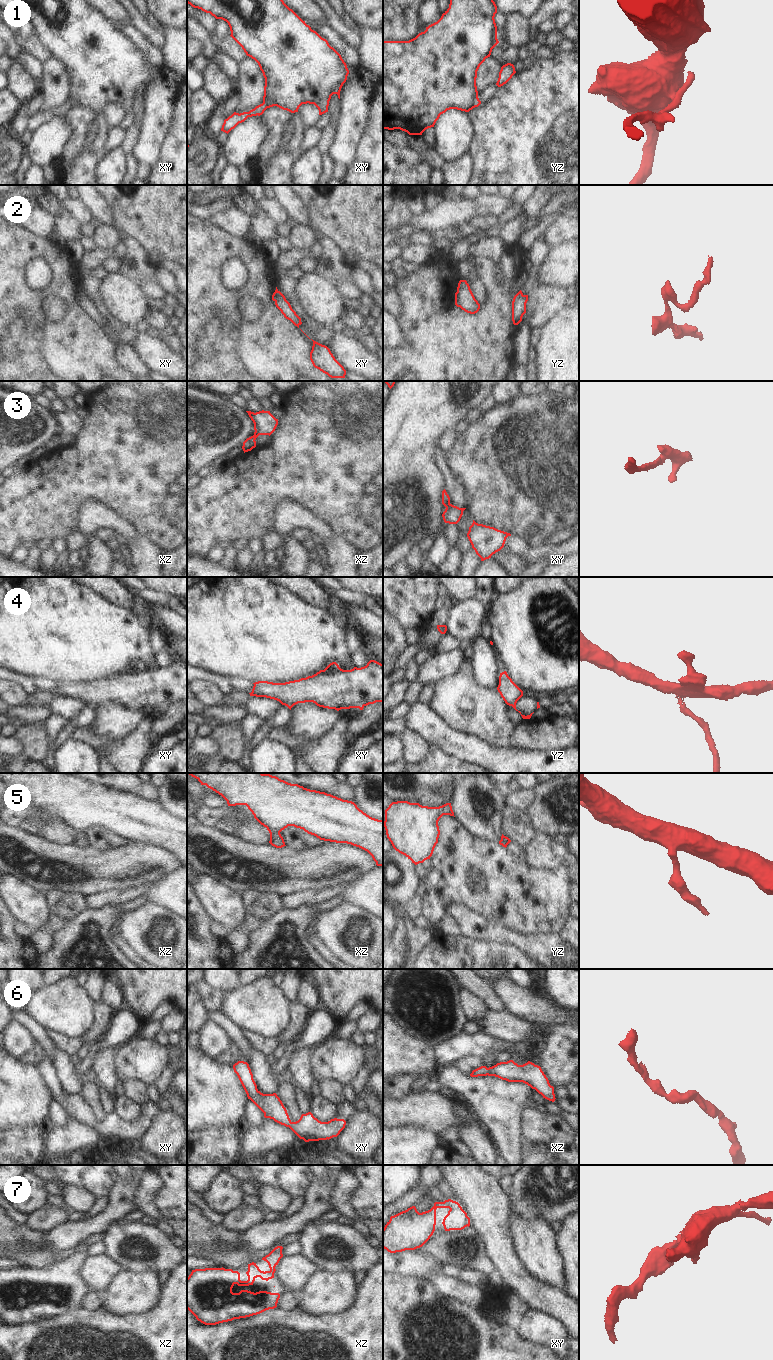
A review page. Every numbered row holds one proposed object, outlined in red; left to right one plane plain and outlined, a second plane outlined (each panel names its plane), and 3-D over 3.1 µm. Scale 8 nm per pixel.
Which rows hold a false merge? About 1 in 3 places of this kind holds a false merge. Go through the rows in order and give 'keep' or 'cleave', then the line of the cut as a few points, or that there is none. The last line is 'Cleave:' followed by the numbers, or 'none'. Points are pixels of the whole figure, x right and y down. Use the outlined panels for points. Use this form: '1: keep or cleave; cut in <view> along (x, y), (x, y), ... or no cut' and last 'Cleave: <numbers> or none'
1: cleave; cut in xy along (263, 102), (268, 107)
2: cleave; cut in yz along (456, 292), (460, 306)
3: keep; no cut
4: cleave; cut in yz along (515, 703), (512, 706)
5: keep; no cut
6: keep; no cut
7: keep; no cut
Cleave: 1, 2, 4

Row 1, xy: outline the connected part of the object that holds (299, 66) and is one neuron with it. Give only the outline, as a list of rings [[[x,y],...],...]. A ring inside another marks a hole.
[[[187,0],[187,3],[194,8],[201,9],[206,13],[210,13],[216,19],[226,21],[230,27],[231,37],[242,47],[247,56],[254,59],[263,73],[265,78],[263,103],[268,104],[268,108],[277,106],[283,110],[291,113],[298,112],[302,104],[314,104],[318,110],[319,115],[328,112],[329,101],[333,94],[337,94],[340,99],[340,91],[343,84],[347,80],[349,70],[341,55],[329,45],[328,41],[322,38],[316,31],[312,30],[309,25],[305,23],[292,9],[290,9],[283,0]]]

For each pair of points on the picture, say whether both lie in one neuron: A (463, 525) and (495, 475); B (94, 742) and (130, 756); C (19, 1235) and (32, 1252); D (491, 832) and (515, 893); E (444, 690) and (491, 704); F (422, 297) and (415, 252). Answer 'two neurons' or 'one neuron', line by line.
A: two neurons
B: one neuron
C: one neuron
D: two neurons
E: one neuron
F: two neurons

